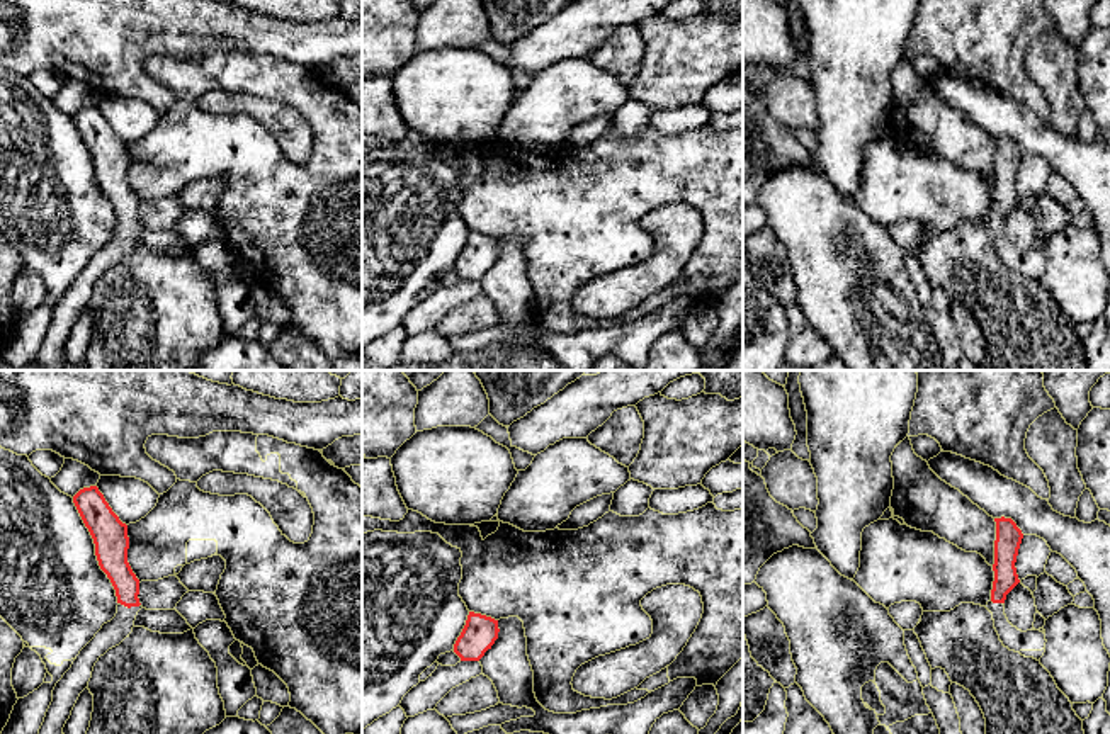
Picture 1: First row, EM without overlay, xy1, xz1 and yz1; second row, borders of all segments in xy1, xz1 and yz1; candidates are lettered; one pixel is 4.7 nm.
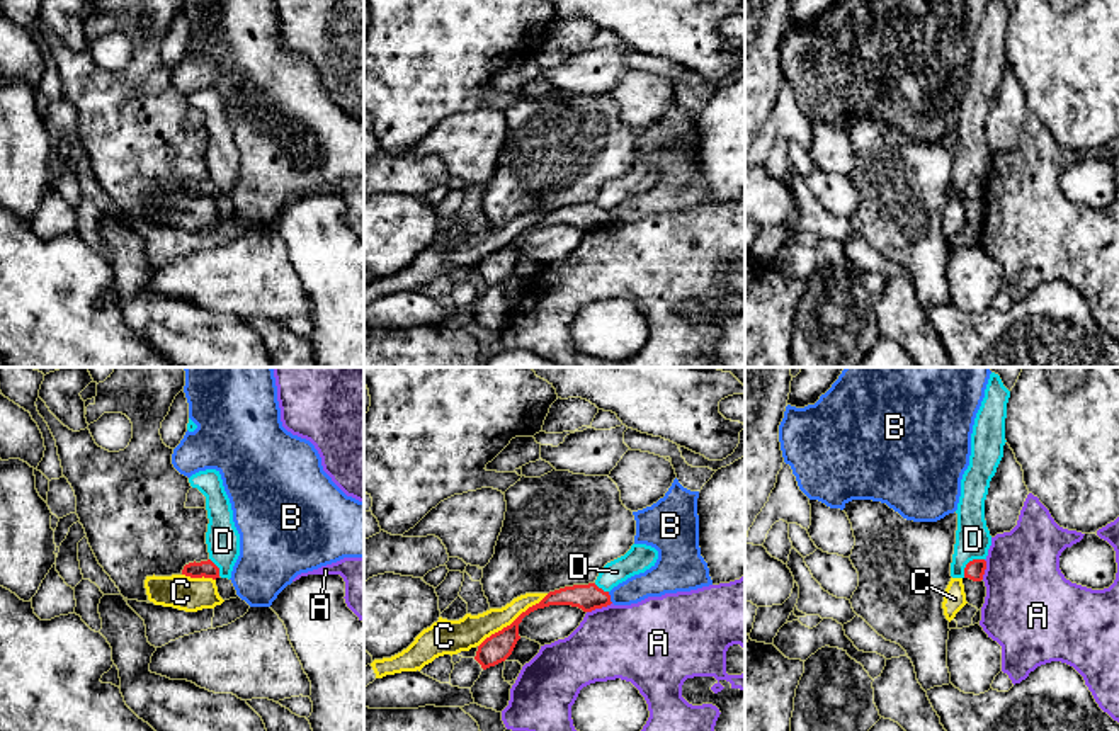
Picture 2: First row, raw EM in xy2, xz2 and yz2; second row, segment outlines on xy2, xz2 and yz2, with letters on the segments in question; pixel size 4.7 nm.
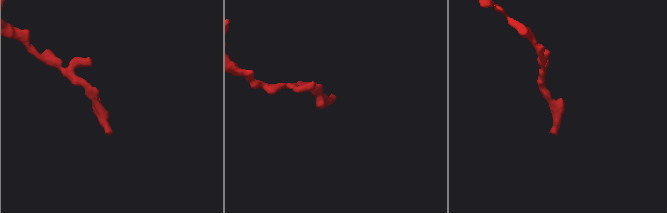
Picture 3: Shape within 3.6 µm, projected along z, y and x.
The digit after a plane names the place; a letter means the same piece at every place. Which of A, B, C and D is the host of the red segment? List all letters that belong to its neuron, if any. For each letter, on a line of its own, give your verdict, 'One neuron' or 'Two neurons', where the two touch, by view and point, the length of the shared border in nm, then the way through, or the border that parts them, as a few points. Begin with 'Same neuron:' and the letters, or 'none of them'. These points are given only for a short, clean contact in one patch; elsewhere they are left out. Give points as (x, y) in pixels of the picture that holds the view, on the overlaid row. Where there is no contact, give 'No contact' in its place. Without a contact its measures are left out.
Same neuron: none of them
A: Two neurons. Touches red at xz2 (599, 607). Shared border 130 nm
B: Two neurons. Touches red at xz2 (609, 597). Shared border 60 nm. Boundary: xz2 (607, 592), (613, 602)
C: Two neurons. Touches red at xz2 (514, 621). Shared border 420 nm
D: Two neurons. Touches red at yz2 (968, 563). Shared border 140 nm. Boundary: yz2 (983, 558), (973, 558), (966, 565), (963, 577)

